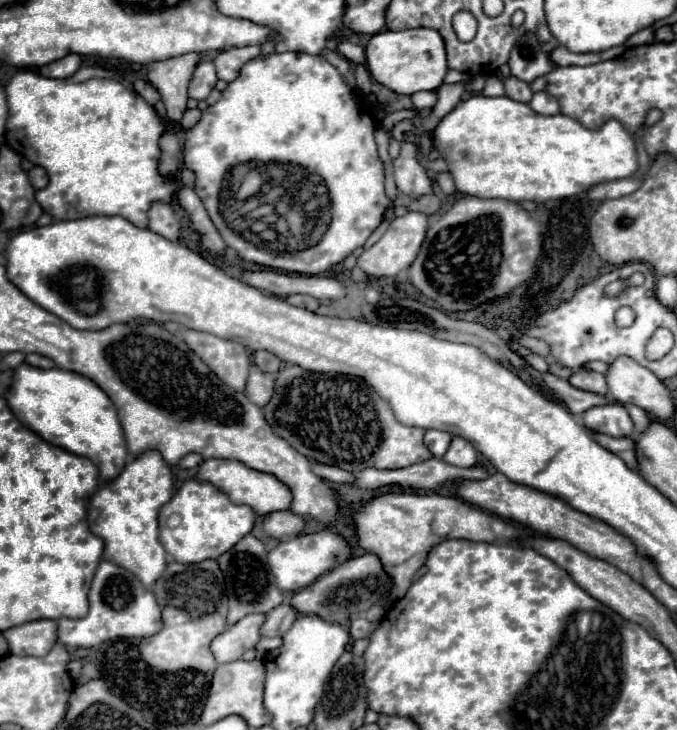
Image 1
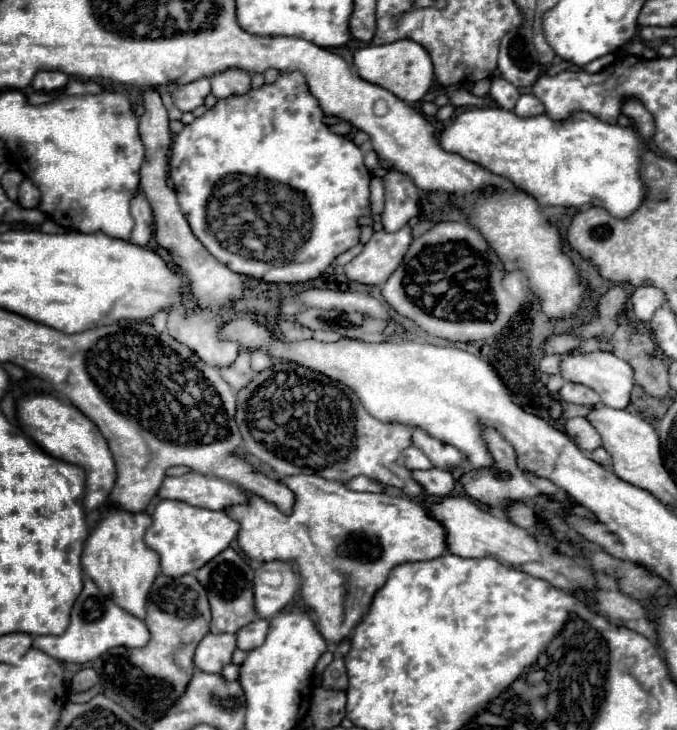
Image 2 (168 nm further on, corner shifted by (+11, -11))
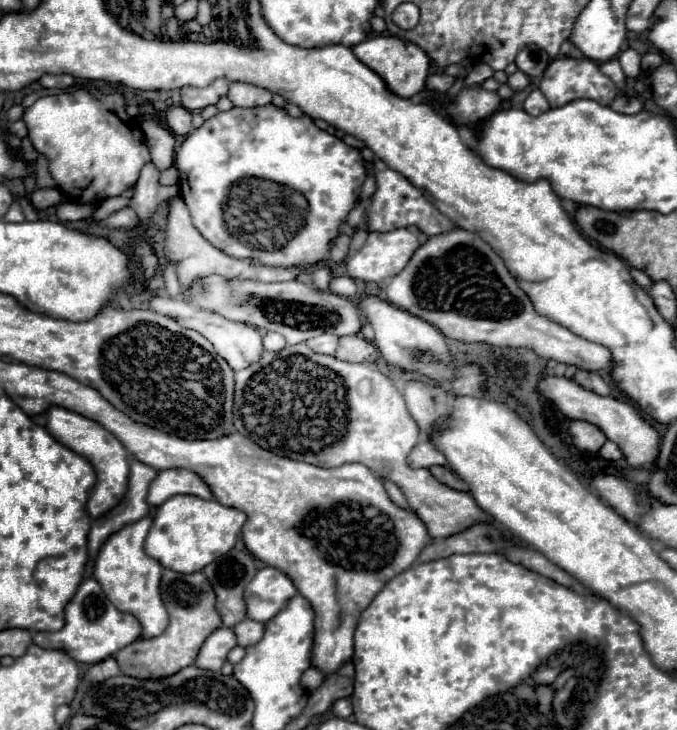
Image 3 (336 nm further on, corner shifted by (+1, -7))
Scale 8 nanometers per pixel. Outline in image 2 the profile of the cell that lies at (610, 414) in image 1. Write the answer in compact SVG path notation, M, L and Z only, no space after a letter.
M571 418L565 424L565 430L571 438L575 438L577 446L585 452L593 452L595 448L601 446L601 436L597 434L597 430L591 426L591 422L587 418Z

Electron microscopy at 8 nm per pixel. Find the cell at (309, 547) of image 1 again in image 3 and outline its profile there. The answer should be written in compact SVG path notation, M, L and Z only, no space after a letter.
M261 568L245 588L245 614L251 620L267 622L297 590L293 582L277 568Z

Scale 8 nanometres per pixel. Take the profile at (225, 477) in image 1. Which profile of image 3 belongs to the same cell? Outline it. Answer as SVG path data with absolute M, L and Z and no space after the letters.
M171 468L171 470L159 470L155 480L149 484L147 492L147 504L149 506L161 506L165 500L177 494L193 494L199 498L213 498L207 484L191 470L185 468Z

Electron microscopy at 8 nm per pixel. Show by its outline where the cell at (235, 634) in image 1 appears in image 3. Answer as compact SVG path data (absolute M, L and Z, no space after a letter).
M221 626L219 630L215 630L201 646L197 658L195 658L195 666L197 668L203 668L203 670L211 670L211 672L219 672L225 658L227 658L227 652L237 646L235 642L235 634L231 628L225 628Z

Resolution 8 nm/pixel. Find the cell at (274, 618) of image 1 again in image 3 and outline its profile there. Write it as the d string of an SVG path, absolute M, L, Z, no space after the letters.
M245 618L245 620L241 620L239 624L233 626L233 632L237 636L237 644L247 648L247 646L259 642L259 636L263 636L263 624Z

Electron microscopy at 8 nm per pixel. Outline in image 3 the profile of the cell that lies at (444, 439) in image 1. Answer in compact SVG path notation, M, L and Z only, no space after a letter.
M421 440L409 454L409 464L413 468L431 468L431 466L445 466L447 458L435 450L433 444L429 444L427 440Z

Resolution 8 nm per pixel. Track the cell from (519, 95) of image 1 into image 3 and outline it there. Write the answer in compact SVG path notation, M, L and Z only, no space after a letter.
M517 70L515 74L511 74L509 76L509 82L507 82L515 92L519 92L519 90L525 90L527 88L527 84L529 84L529 76L525 74L525 72L521 72L521 70Z

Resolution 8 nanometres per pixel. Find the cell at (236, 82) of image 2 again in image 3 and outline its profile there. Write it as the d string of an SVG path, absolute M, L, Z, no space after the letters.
M231 82L231 86L229 86L229 100L239 108L265 106L271 102L271 98L273 98L273 94L269 90L253 86L253 84Z

